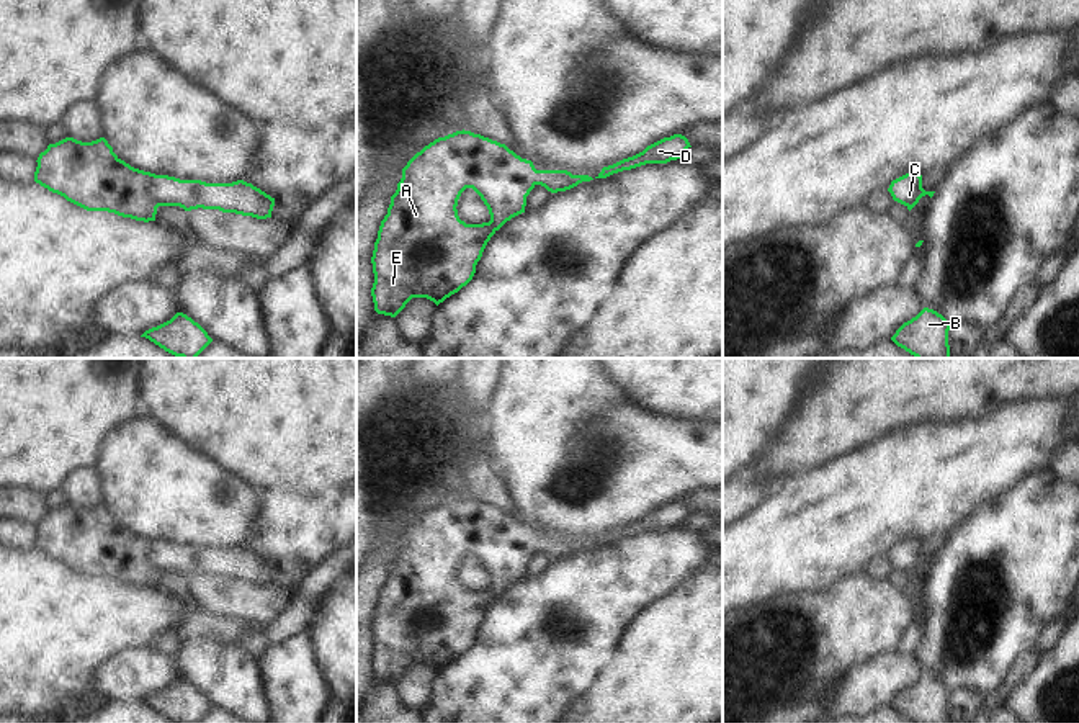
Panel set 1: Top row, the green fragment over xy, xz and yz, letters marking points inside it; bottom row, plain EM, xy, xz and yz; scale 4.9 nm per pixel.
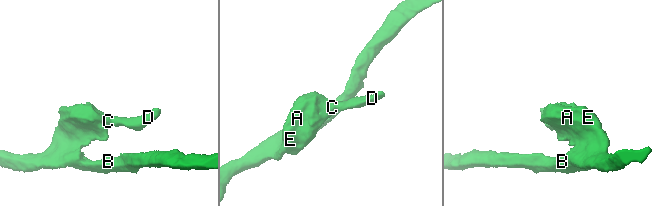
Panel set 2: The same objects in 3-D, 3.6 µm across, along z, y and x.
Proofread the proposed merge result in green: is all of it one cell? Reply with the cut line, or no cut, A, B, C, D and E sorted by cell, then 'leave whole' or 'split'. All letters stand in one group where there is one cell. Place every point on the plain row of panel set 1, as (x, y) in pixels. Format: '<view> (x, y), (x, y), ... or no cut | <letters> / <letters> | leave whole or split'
no cut | A B C D E | leave whole

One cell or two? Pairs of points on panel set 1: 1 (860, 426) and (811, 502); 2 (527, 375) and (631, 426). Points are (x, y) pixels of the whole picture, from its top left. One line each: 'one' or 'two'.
1: two
2: one

